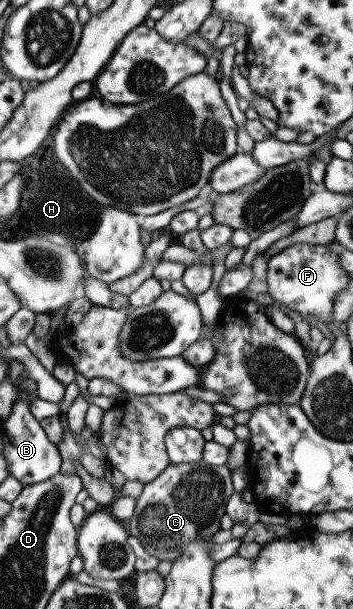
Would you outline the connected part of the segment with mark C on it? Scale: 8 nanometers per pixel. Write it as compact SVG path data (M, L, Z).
M204 461L167 467L152 481L143 482L140 495L135 498L133 514L125 522L127 533L141 543L148 555L159 561L173 562L180 557L183 545L200 538L215 537L225 505L233 492L231 473L223 465L210 466Z

